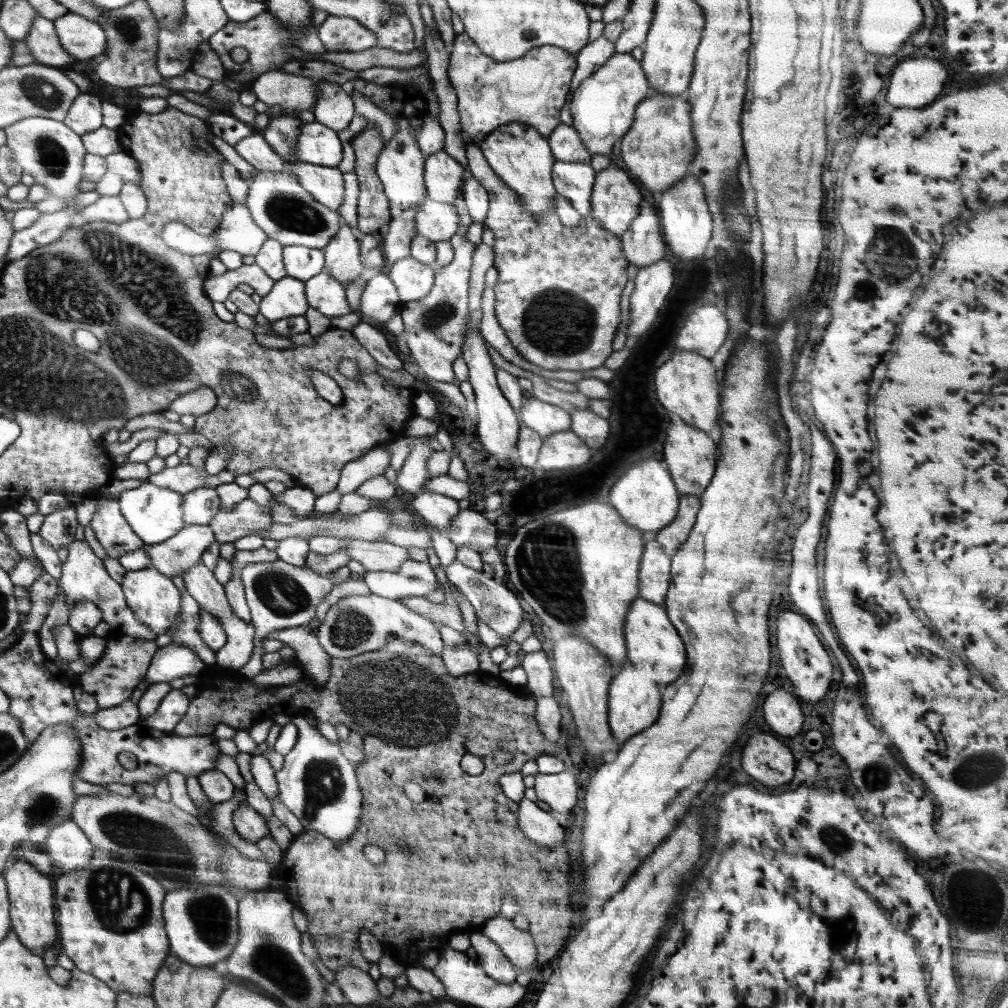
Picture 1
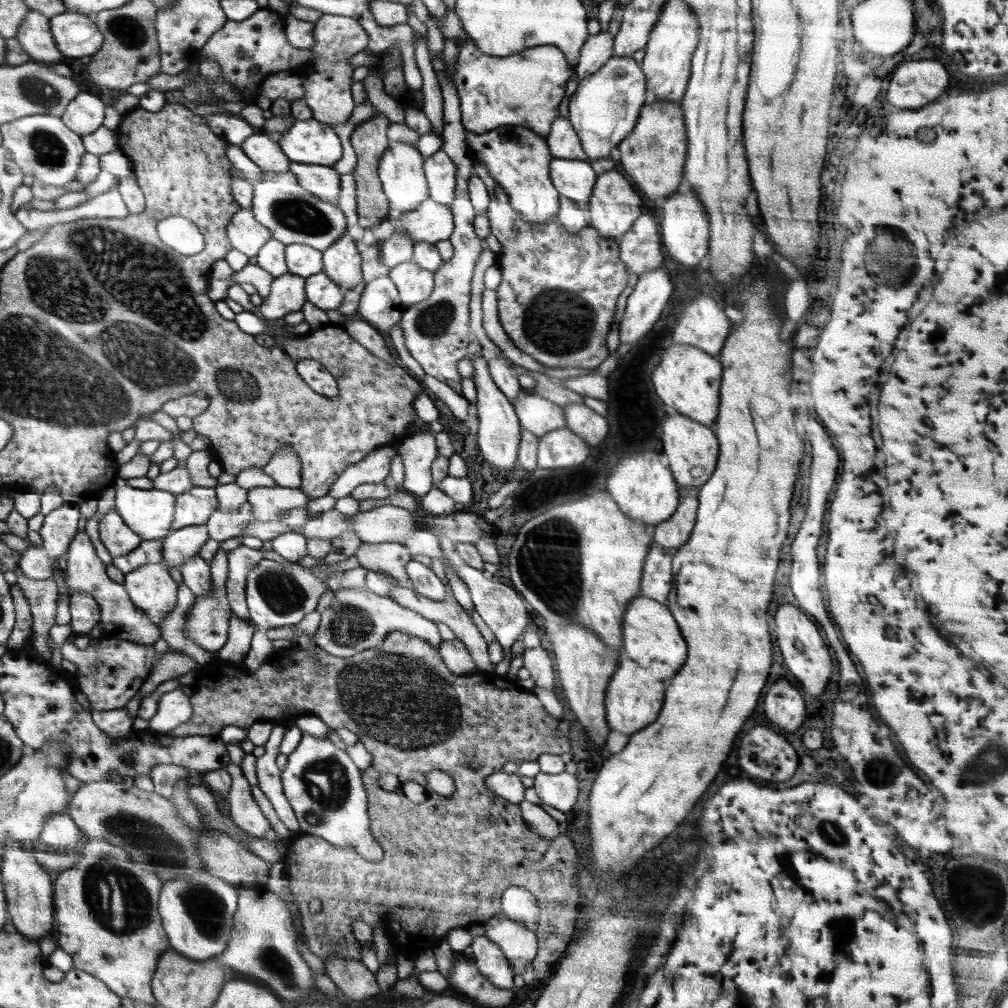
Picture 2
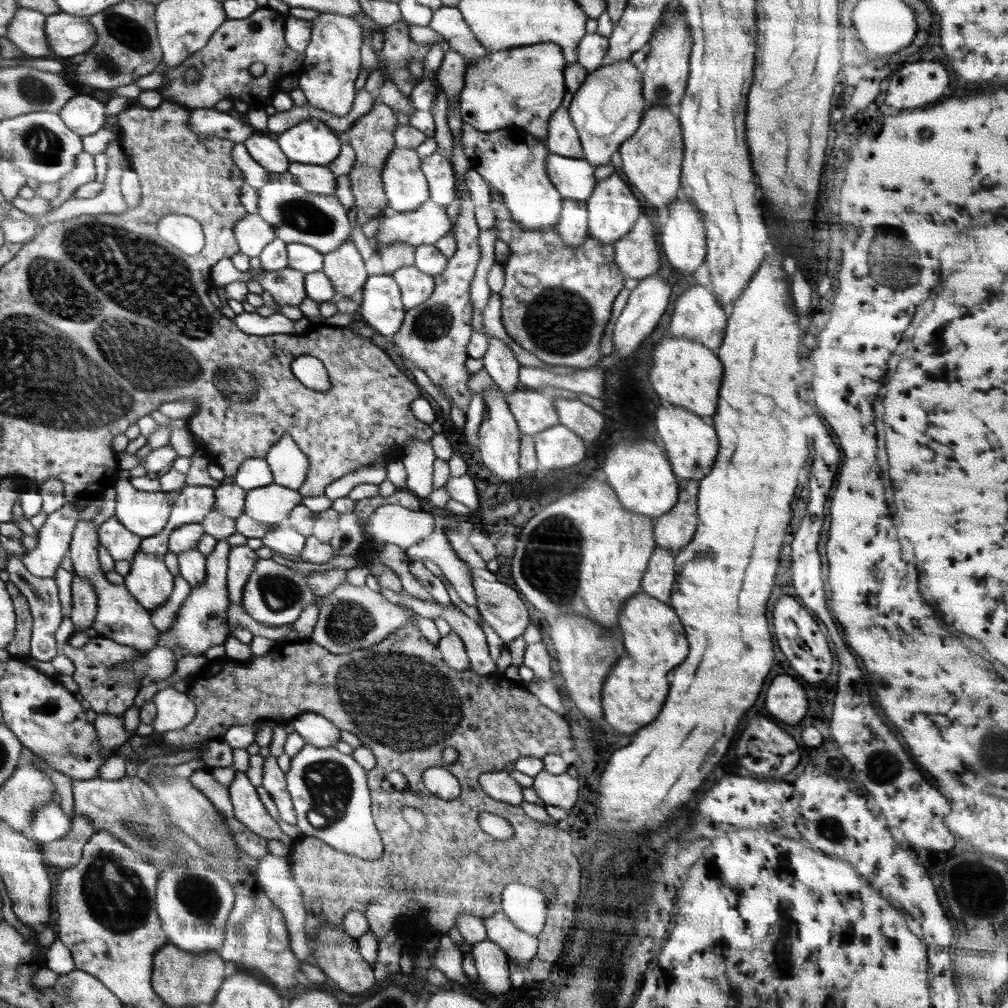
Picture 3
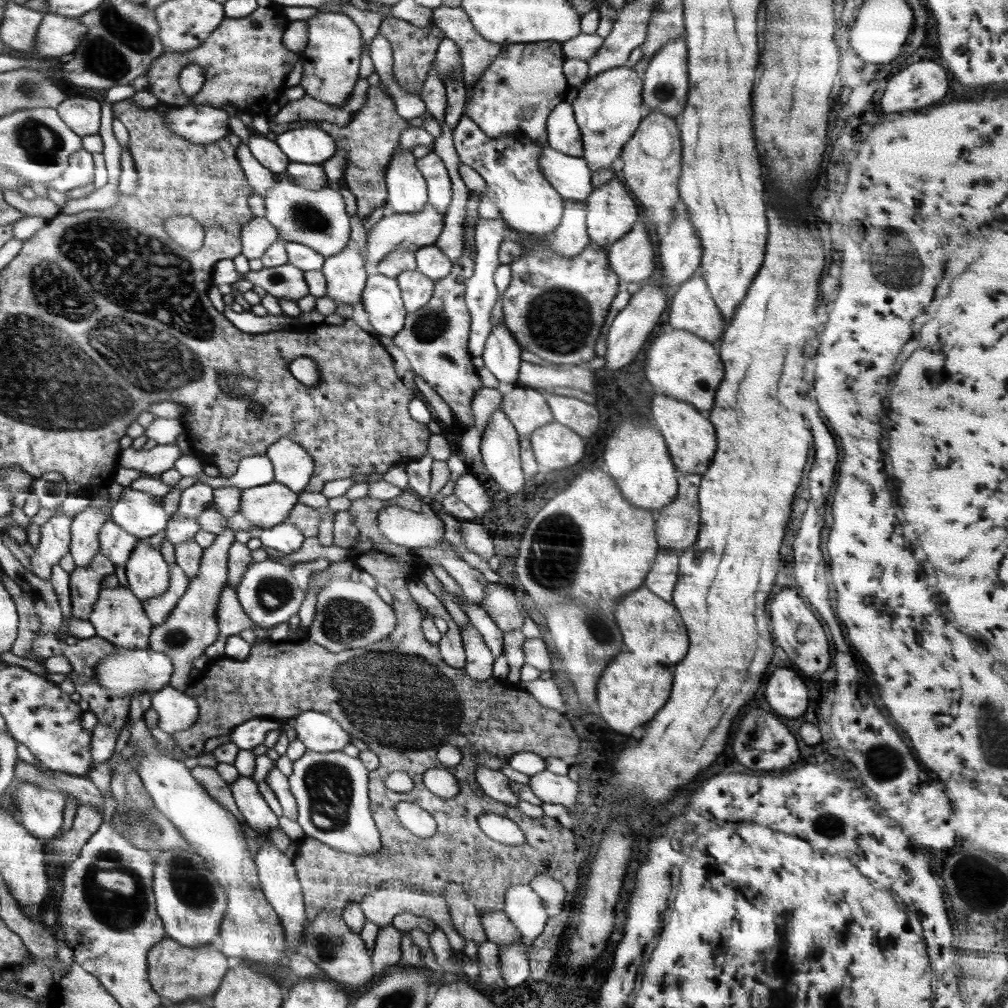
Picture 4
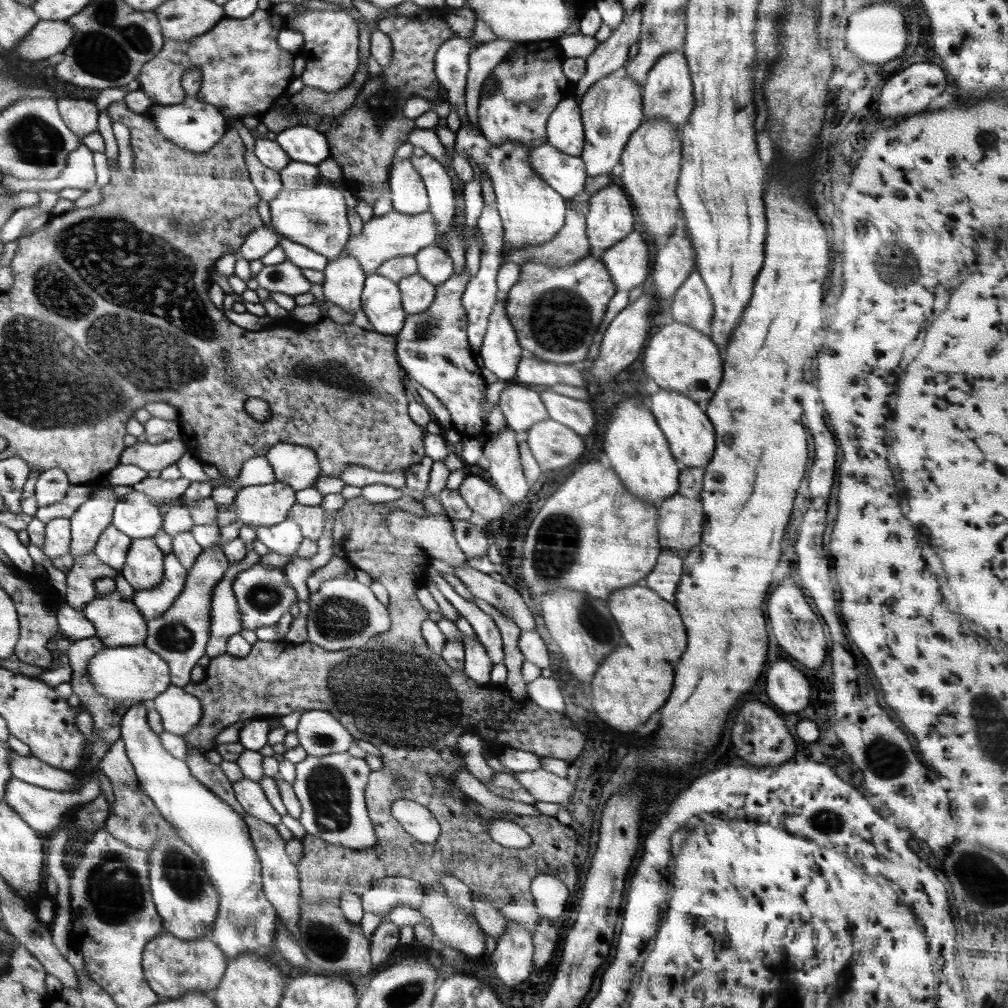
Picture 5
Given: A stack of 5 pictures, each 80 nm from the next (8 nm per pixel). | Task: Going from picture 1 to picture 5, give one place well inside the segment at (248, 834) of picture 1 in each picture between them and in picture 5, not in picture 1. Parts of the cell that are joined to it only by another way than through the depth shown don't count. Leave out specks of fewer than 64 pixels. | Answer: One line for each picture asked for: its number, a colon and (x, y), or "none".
2: (245, 813)
3: (248, 808)
4: (256, 814)
5: (249, 793)

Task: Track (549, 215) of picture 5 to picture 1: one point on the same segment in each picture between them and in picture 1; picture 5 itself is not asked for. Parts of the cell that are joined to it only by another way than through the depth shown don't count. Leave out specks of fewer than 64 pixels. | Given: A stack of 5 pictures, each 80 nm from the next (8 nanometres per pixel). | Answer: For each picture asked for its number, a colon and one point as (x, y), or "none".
1: (522, 158)
2: (518, 159)
3: (513, 162)
4: (528, 204)

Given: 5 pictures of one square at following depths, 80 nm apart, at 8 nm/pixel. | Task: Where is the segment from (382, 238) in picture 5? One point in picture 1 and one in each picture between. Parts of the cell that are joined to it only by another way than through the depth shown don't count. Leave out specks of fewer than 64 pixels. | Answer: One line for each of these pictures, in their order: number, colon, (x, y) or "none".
1: (437, 221)
2: (430, 221)
3: (428, 223)
4: (395, 231)

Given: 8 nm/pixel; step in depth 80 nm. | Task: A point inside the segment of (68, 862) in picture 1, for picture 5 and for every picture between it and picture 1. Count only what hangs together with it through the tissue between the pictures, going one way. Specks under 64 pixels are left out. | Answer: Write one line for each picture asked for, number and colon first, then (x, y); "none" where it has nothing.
2: (60, 831)
3: (50, 823)
4: (41, 810)
5: (43, 809)

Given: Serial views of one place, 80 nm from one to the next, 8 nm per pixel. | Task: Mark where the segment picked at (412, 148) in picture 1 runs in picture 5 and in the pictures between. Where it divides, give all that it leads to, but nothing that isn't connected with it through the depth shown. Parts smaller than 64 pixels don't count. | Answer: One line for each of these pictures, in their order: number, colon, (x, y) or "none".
2: (400, 170)
3: (406, 188)
4: (406, 187)
5: (409, 196)

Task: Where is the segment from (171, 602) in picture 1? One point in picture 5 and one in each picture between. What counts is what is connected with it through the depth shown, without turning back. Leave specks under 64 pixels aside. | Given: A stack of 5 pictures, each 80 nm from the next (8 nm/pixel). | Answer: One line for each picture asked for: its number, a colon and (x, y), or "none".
2: (151, 587)
3: (150, 583)
4: (147, 574)
5: (143, 568)

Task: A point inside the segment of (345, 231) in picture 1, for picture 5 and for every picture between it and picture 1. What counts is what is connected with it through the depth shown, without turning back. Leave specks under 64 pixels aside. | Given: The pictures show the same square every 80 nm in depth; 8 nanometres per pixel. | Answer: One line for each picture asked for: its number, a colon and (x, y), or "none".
2: (341, 262)
3: (344, 266)
4: (345, 275)
5: (344, 281)

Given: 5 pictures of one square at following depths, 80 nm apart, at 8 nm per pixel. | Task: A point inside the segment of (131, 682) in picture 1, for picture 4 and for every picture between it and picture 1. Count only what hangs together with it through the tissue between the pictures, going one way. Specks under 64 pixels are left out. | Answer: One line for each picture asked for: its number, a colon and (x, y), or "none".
2: (110, 672)
3: (91, 664)
4: (84, 656)

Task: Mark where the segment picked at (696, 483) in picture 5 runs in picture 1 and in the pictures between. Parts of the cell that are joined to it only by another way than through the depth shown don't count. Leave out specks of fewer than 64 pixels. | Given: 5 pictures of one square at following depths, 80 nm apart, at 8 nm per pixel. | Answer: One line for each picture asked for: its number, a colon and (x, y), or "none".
1: (671, 537)
2: (671, 534)
3: (675, 529)
4: (677, 527)

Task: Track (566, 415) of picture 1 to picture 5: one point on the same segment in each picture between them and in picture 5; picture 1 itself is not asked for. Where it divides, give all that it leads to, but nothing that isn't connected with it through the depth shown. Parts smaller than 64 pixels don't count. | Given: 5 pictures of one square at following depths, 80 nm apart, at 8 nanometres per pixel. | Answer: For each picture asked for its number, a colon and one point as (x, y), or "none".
2: (537, 415)
3: (534, 413)
4: (527, 408)
5: (522, 407)

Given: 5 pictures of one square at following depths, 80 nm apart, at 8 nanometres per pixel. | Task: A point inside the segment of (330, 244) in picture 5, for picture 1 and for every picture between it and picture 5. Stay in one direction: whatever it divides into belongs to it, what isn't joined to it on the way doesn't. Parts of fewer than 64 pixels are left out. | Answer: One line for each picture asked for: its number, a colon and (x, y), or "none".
1: (286, 212)
2: (294, 216)
3: (298, 216)
4: (318, 219)

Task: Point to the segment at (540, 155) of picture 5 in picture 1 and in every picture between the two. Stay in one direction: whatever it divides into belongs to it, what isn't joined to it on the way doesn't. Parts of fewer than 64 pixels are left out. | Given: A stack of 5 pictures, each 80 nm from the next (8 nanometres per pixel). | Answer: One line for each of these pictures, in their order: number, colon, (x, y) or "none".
1: (575, 181)
2: (575, 179)
3: (574, 178)
4: (570, 176)

